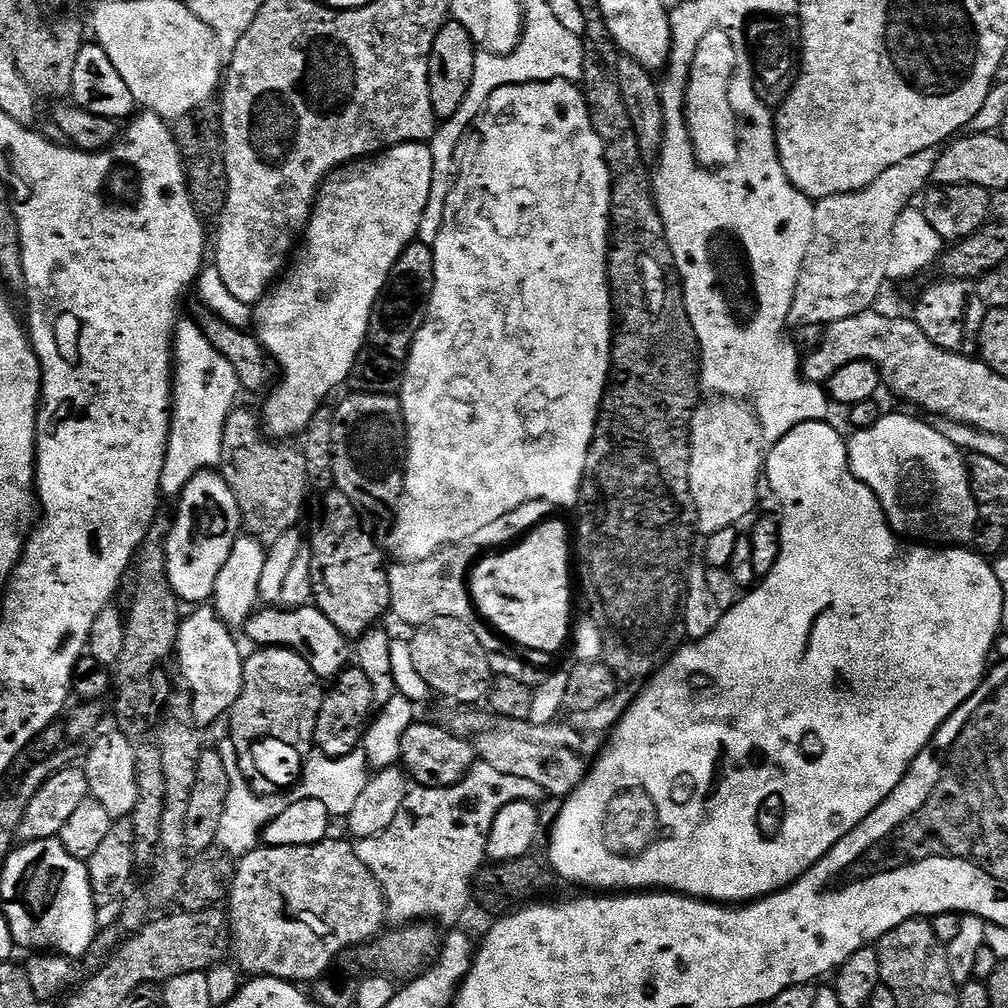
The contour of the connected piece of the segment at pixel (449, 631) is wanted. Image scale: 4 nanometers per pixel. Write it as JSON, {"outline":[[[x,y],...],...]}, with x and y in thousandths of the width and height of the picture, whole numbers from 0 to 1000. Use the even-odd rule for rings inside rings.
{"outline":[[[431,613],[425,619],[416,620],[412,624],[413,632],[409,635],[409,663],[434,687],[444,694],[453,694],[456,700],[472,700],[481,693],[484,683],[488,680],[490,670],[485,657],[485,644],[474,637],[467,618],[454,613]]]}

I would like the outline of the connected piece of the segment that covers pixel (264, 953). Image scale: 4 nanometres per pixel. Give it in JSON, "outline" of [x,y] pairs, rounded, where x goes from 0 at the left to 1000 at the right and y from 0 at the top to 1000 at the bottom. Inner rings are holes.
{"outline":[[[326,831],[309,837],[308,839],[276,839],[267,841],[265,839],[255,839],[252,844],[245,845],[244,848],[237,850],[234,859],[234,869],[230,873],[230,883],[226,887],[224,894],[224,908],[228,918],[228,940],[234,944],[234,952],[239,965],[247,964],[247,969],[271,968],[277,972],[289,972],[299,974],[313,974],[326,963],[329,951],[336,946],[340,940],[349,940],[352,937],[360,938],[362,935],[378,928],[379,922],[383,917],[383,898],[381,896],[381,882],[371,871],[371,867],[363,859],[359,859],[359,851],[355,851],[352,840],[348,836],[344,837],[341,833]]]}

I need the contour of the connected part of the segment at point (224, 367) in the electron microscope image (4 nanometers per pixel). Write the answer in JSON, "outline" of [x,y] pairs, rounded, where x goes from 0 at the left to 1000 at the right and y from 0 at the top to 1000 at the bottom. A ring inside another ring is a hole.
{"outline":[[[180,316],[173,334],[171,426],[159,475],[159,486],[164,493],[178,493],[190,474],[217,461],[222,424],[226,412],[235,404],[234,392],[239,389],[232,363],[208,340],[197,320],[193,316]]]}

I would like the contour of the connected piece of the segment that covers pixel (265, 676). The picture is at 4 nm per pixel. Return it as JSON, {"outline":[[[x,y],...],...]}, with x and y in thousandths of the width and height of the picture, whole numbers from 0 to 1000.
{"outline":[[[258,641],[253,646],[250,652],[247,650],[243,654],[242,684],[228,707],[228,740],[234,745],[238,766],[246,773],[251,786],[256,790],[277,790],[293,782],[302,769],[302,755],[312,745],[312,720],[319,704],[323,683],[317,680],[320,679],[319,672],[312,669],[308,657],[292,645]]]}

